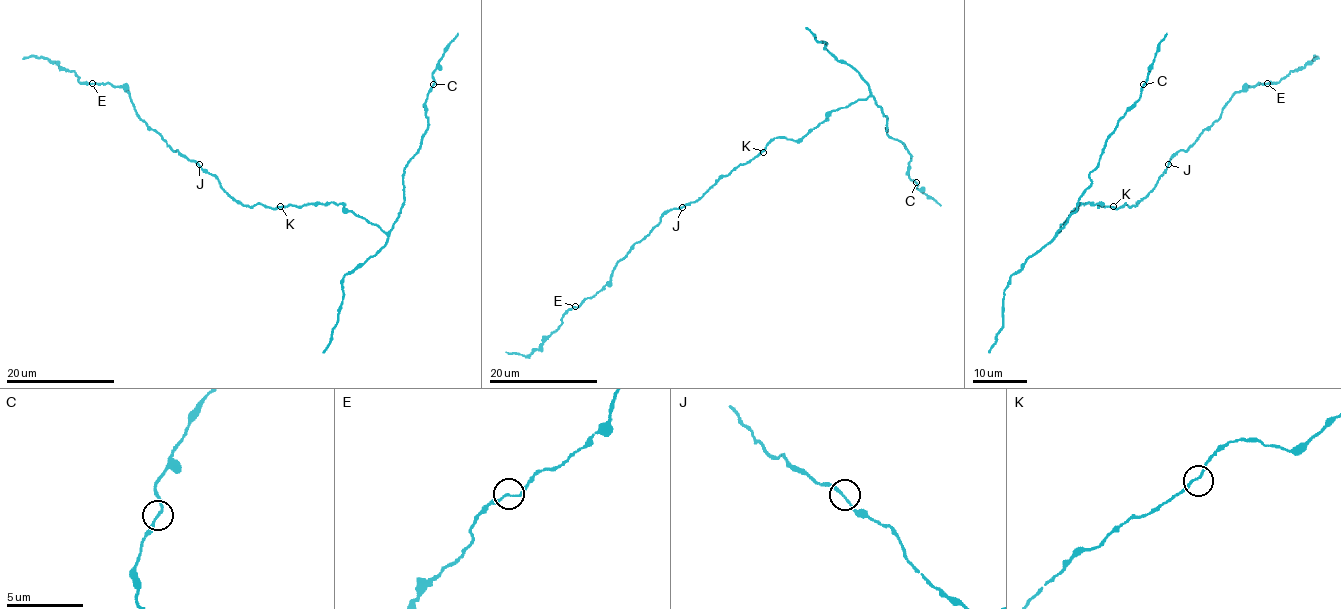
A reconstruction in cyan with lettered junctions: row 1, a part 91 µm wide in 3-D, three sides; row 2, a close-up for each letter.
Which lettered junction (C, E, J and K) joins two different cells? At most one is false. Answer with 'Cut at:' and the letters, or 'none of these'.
Cut at: C

